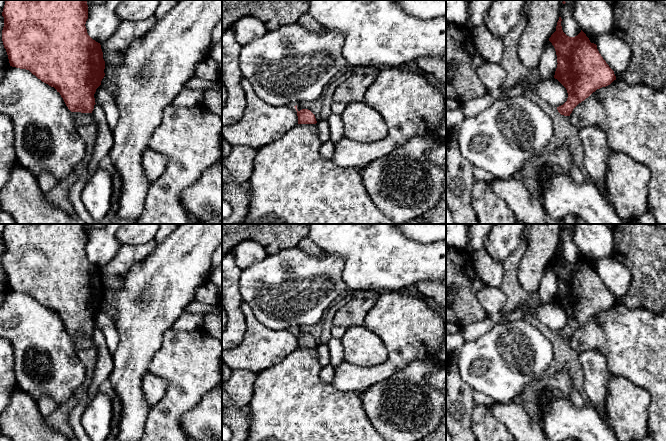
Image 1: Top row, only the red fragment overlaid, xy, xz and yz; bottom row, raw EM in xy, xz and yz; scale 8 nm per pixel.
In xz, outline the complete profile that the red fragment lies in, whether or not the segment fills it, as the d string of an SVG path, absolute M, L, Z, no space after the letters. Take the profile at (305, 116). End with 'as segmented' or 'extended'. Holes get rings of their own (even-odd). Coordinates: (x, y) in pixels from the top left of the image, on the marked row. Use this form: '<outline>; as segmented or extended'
M297 105L294 106L297 111L298 124L316 124L315 115L308 109L298 110Z; as segmented

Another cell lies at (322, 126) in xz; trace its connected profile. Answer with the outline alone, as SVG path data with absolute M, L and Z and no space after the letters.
M326 120L316 123L318 129L319 140L324 143L330 139L329 124Z

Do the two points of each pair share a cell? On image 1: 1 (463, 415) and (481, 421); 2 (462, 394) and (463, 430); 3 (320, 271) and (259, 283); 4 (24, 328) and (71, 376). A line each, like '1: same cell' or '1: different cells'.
1: different cells
2: same cell
3: same cell
4: same cell

